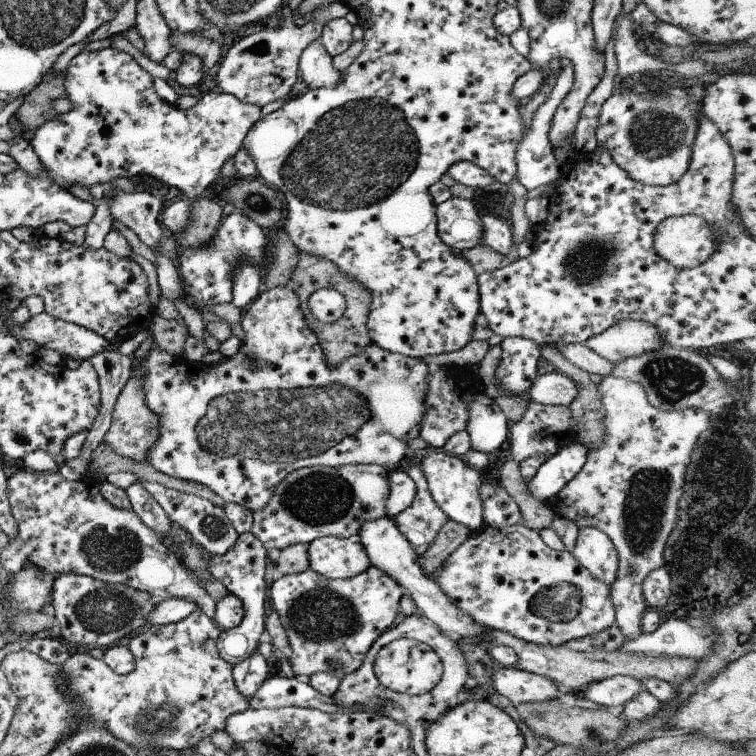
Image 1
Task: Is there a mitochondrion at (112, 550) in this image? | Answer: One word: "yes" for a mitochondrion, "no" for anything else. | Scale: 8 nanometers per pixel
yes

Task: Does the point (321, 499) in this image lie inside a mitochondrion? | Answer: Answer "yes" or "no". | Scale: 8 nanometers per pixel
yes

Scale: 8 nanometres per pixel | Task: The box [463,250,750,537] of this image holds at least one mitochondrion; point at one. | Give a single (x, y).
(671, 378)

